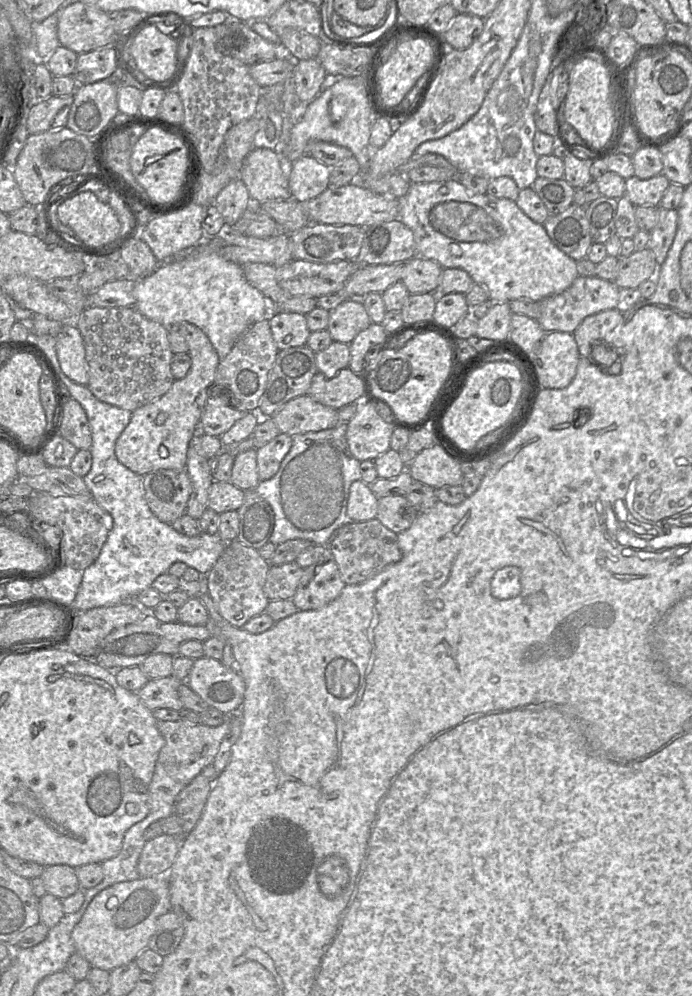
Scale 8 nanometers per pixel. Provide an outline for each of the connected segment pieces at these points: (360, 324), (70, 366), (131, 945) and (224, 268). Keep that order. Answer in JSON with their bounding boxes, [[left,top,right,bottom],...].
[[328,299,372,345],[55,323,88,386],[72,876,170,972],[130,253,271,360]]

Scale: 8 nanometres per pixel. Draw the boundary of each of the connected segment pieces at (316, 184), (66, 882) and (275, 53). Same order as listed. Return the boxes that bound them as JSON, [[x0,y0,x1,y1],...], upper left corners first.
[[288,155,330,202],[40,865,80,900],[209,18,290,65]]

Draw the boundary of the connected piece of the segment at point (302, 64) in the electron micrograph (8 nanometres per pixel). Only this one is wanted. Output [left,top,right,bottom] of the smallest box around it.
[293,58,333,104]

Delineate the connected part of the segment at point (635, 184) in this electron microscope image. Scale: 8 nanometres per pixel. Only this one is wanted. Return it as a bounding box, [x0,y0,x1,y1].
[625,173,669,206]

